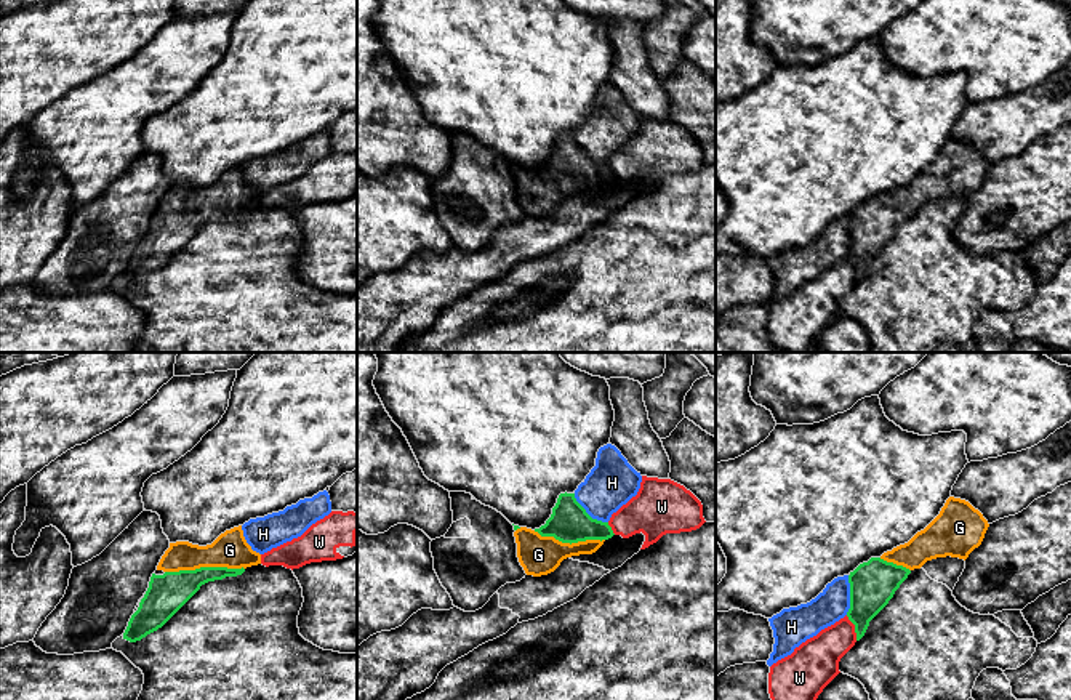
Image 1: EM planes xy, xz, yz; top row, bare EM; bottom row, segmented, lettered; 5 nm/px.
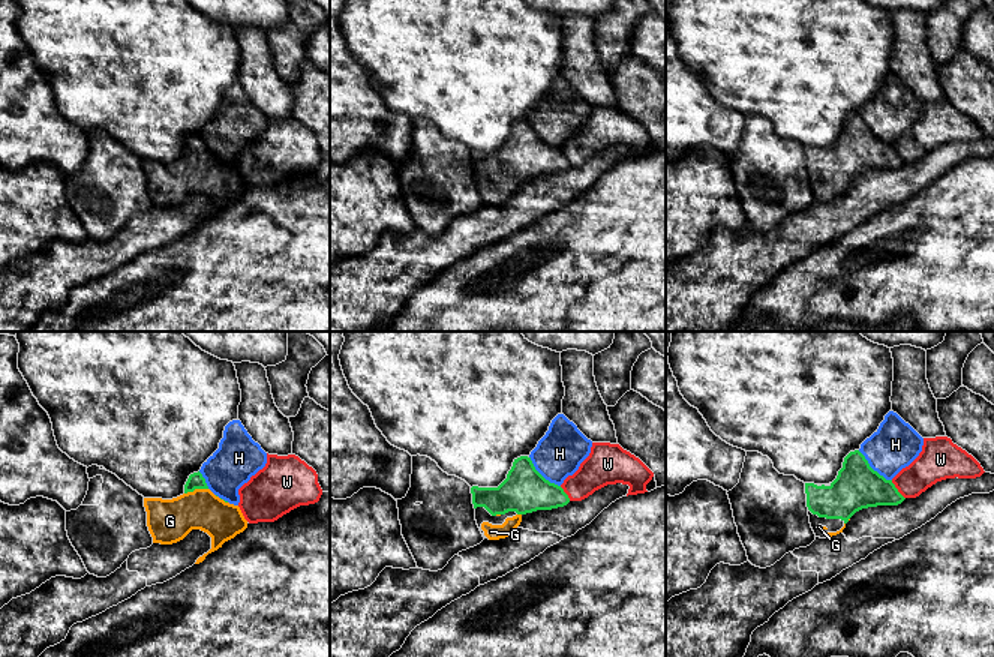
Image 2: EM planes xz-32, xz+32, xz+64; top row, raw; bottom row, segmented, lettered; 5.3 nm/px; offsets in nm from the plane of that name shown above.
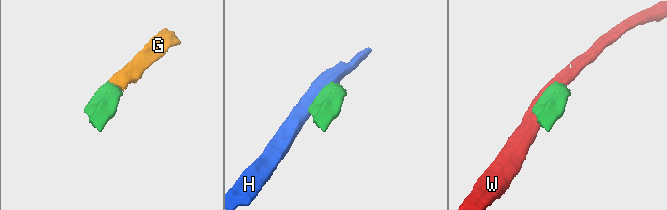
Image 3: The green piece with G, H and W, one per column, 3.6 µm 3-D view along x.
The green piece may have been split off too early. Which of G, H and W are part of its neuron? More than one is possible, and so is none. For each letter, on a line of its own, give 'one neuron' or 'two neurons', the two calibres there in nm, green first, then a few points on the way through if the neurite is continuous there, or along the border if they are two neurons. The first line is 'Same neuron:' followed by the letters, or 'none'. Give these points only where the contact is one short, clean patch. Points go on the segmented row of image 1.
Same neuron: G
G: one neuron; calibres 200 and 180 nm
H: two neurons; calibres 200 and 240 nm
W: two neurons; calibres 240 and 220 nm

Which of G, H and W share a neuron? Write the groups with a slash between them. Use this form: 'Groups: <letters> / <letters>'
Groups: G / H / W

